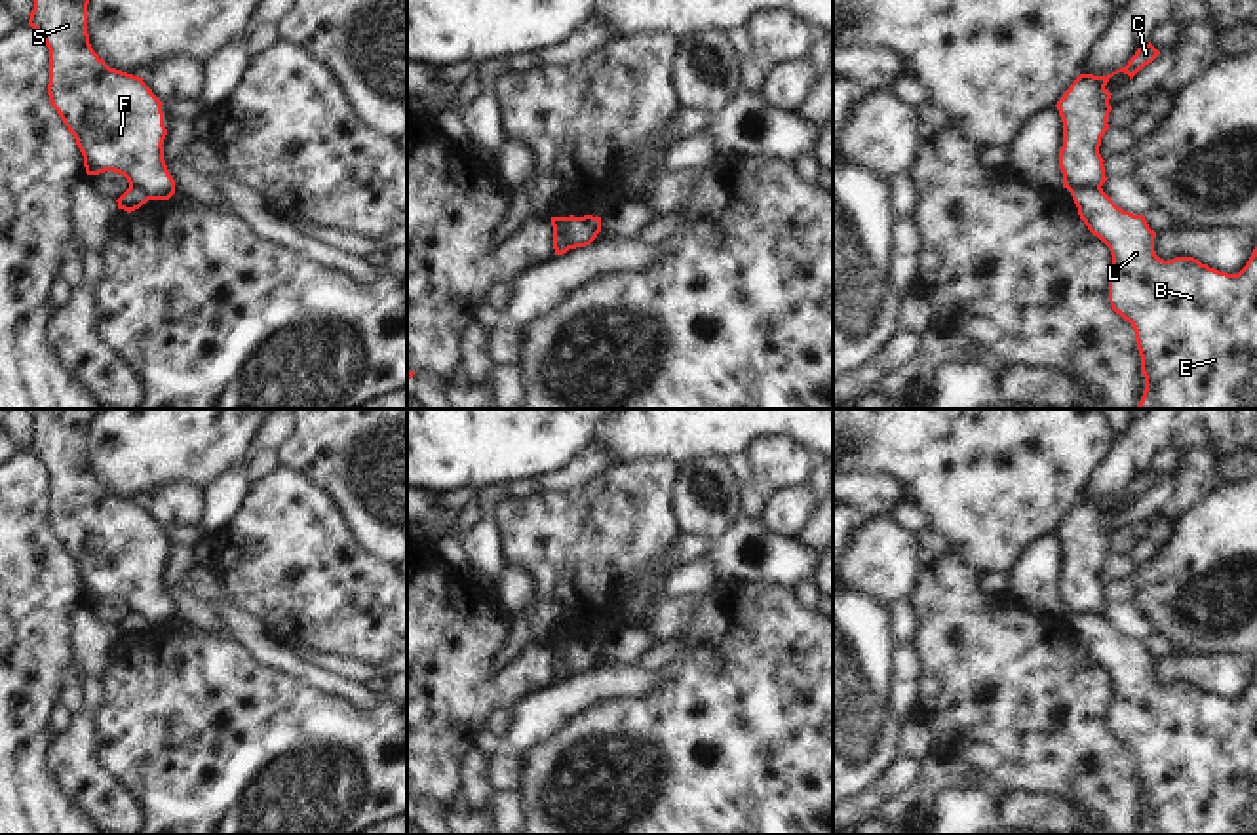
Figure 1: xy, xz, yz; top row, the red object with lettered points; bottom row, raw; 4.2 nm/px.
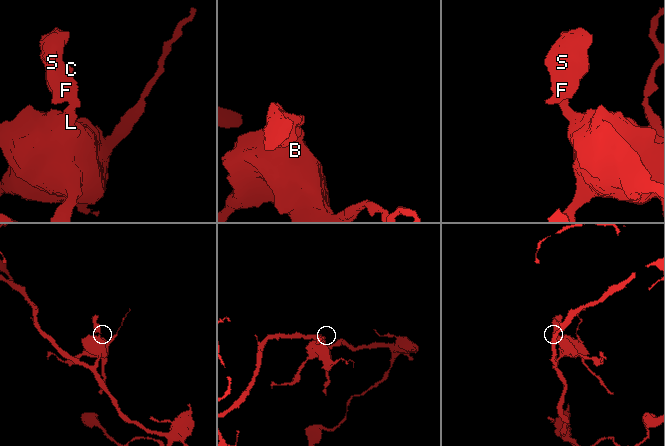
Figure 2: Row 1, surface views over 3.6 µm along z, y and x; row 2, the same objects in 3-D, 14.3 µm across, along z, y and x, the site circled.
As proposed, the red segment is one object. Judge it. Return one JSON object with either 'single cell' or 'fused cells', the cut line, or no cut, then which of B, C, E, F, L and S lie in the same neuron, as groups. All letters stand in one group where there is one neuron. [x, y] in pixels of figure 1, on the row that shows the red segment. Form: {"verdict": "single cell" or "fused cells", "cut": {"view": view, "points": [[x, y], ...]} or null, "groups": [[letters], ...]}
{"verdict": "fused cells", "cut": {"view": "xz", "points": [[561, 217], [571, 248]]}, "groups": [["B", "E", "L"], ["C", "F", "S"]]}

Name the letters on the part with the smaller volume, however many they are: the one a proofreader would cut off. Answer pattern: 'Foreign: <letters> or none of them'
Foreign: C, F, S

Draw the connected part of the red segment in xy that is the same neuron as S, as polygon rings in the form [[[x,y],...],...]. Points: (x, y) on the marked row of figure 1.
[[[34,0],[29,25],[42,34],[49,49],[49,103],[74,135],[87,175],[114,171],[124,175],[129,186],[143,188],[150,200],[169,200],[175,181],[164,160],[164,103],[143,78],[110,68],[93,51],[87,4],[89,0]]]

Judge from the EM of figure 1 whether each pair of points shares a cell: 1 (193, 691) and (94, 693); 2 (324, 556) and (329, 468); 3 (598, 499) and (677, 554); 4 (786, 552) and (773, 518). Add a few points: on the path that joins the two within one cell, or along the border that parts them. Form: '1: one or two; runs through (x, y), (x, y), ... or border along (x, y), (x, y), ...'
1: two; border along (101, 679), (101, 704), (96, 712), (94, 737)
2: two; border along (290, 468), (307, 476), (331, 499), (350, 531)
3: two; border along (679, 531), (664, 556), (664, 567), (647, 588)
4: two; border along (759, 518), (769, 529), (795, 541)

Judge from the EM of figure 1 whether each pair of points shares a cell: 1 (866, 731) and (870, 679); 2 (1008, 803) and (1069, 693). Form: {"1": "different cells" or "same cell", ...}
{"1": "same cell", "2": "different cells"}

